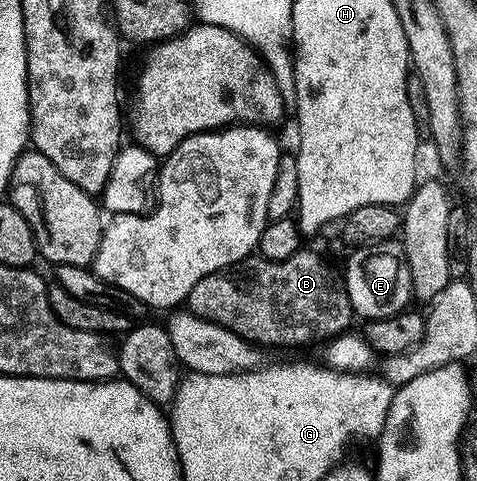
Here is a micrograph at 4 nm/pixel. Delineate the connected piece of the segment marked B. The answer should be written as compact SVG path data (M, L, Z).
M301 249L296 256L283 262L272 262L263 256L253 255L233 268L210 275L193 289L189 310L197 318L223 326L260 349L311 347L314 343L323 345L348 334L352 330L351 319L356 318L342 276L338 276L317 254L307 249Z

